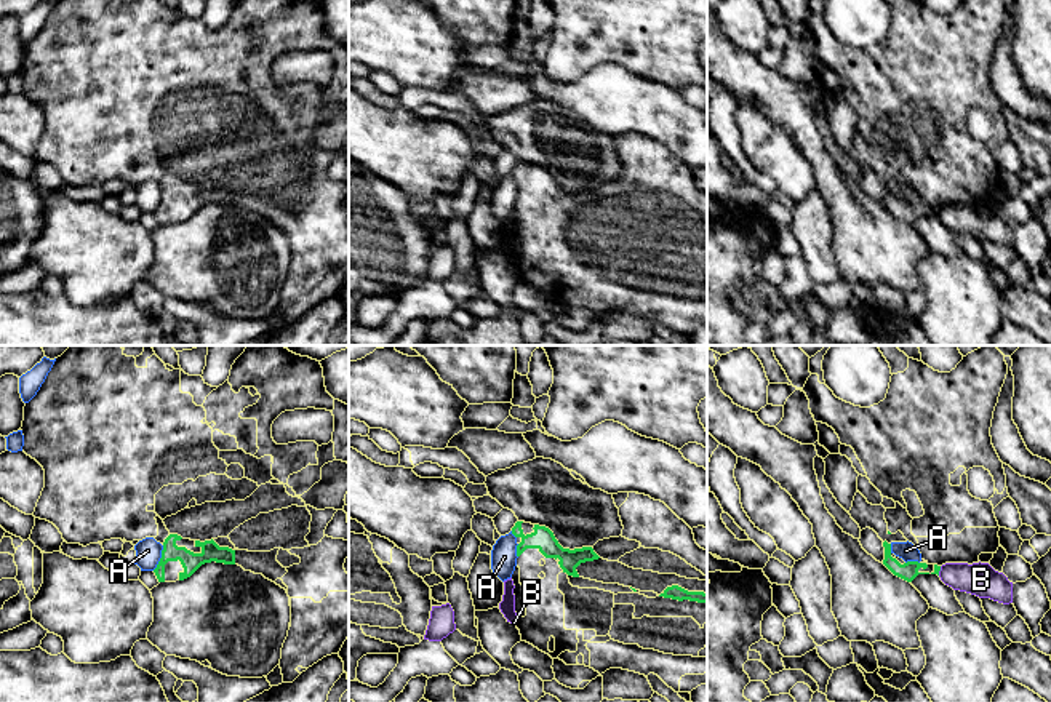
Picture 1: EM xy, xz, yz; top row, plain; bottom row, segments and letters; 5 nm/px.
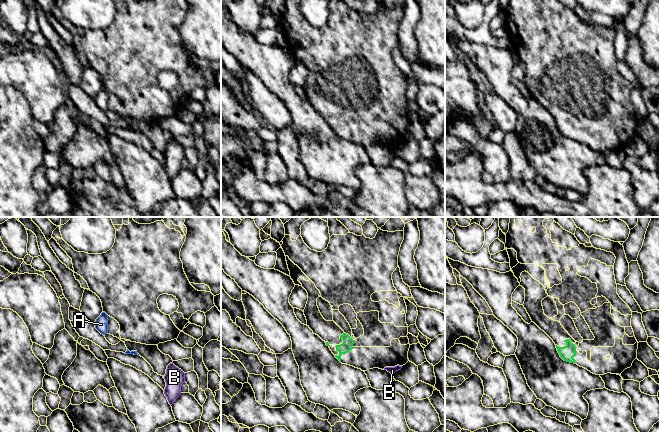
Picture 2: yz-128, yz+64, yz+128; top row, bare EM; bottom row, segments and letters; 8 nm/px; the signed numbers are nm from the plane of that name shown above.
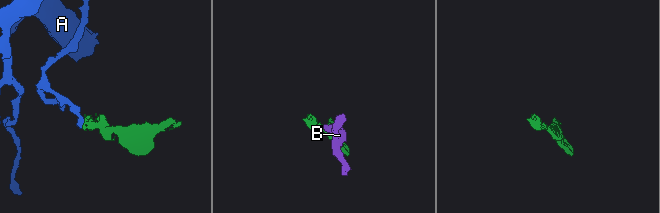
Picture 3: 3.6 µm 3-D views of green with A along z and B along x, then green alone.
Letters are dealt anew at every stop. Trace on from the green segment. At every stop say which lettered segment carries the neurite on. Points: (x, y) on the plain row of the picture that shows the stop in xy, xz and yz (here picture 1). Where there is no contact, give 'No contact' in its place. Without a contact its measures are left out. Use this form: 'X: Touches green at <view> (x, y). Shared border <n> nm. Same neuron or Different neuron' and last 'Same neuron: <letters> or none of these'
A: Touches green at xy (160, 200). Shared border 140 nm. Different neuron
B: Touches green at yz (939, 211). Shared border 50 nm. Different neuron
Same neuron: none of these

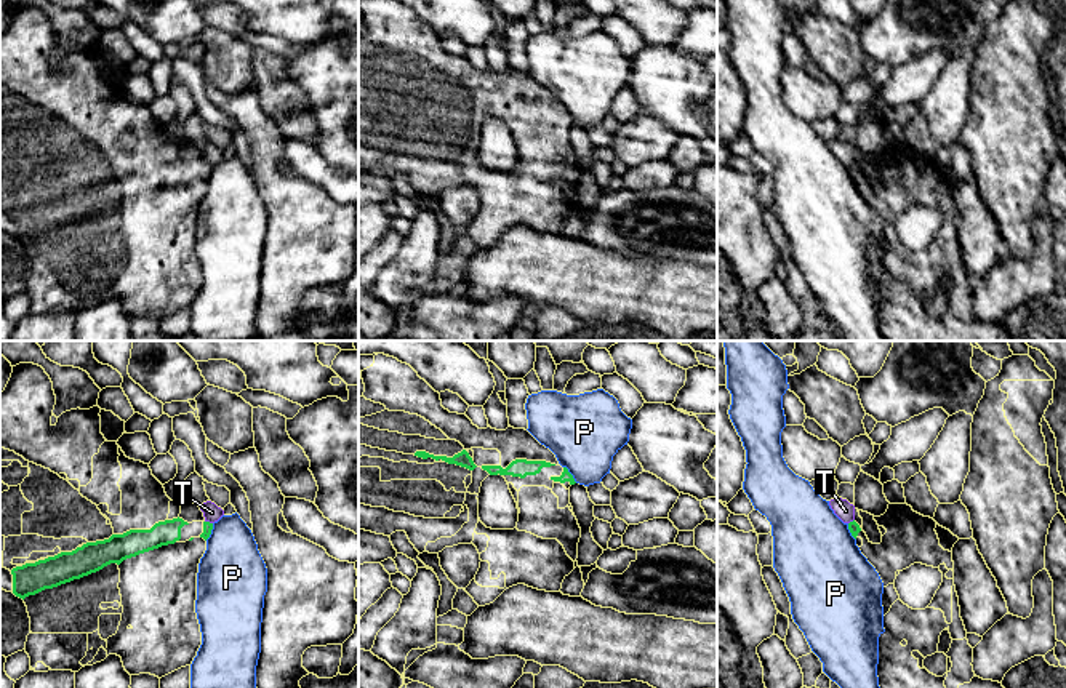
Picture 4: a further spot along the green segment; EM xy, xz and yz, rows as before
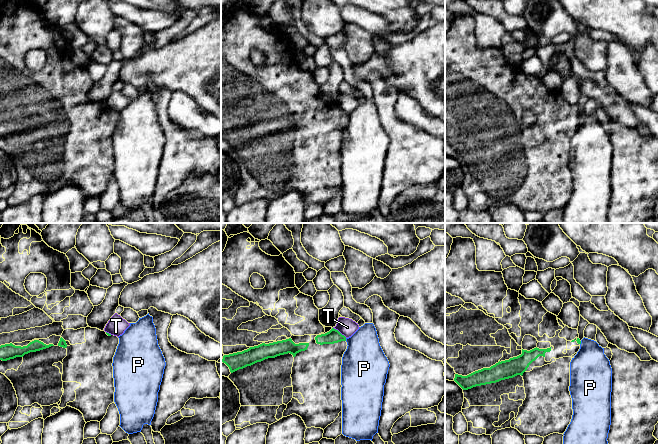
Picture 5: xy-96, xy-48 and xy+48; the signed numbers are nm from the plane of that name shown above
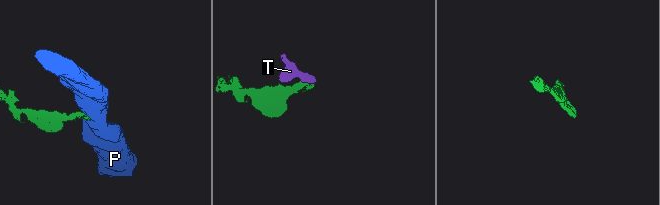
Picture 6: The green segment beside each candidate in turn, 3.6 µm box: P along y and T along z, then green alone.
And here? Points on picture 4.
P: Touches green at xz (570, 116). Shared border 110 nm. Different neuron
T: Touches green at xy (208, 164). Shared border 40 nm. Different neuron
Same neuron: none of these

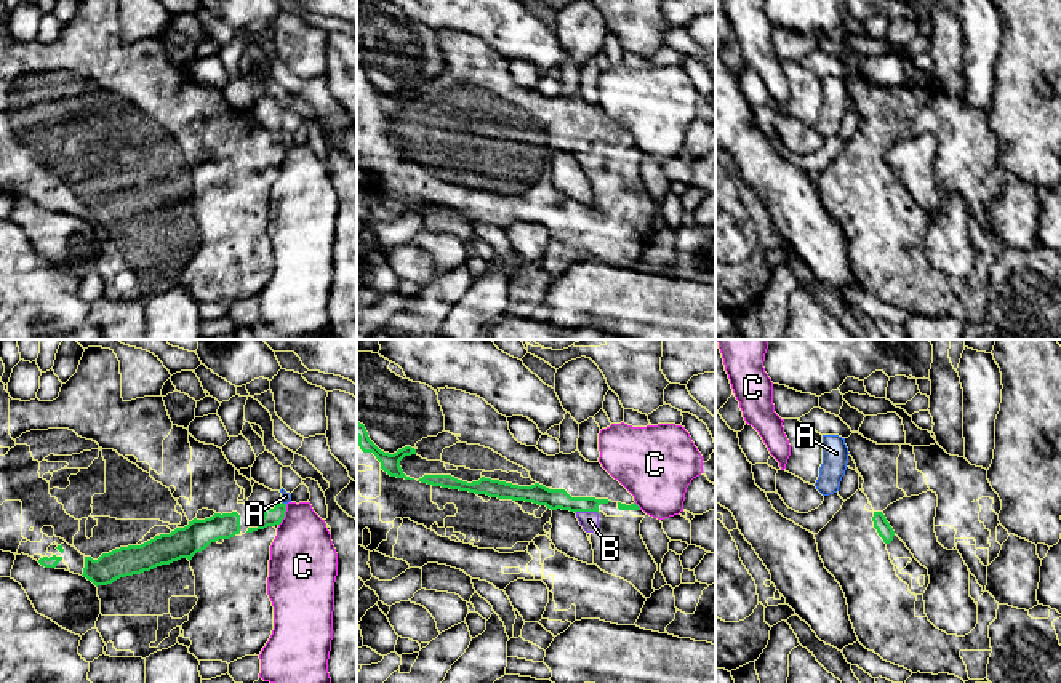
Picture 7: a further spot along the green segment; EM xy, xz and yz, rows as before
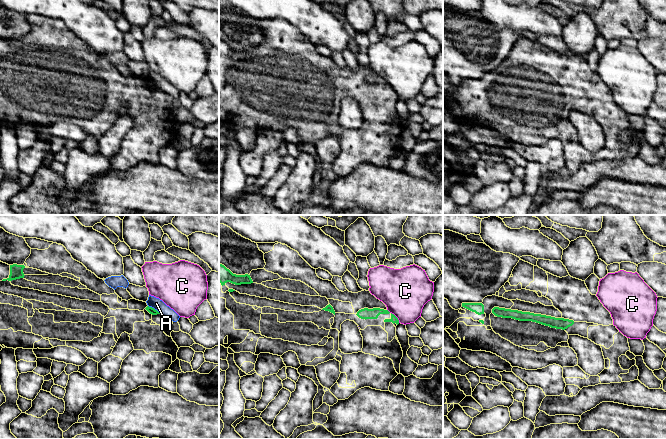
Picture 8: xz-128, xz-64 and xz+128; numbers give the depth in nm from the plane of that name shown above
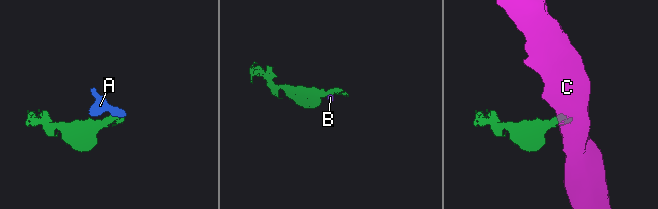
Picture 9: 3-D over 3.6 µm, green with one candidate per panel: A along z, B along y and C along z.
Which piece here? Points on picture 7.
A: Touches green at xy (282, 144). Shared border 30 nm. Different neuron
B: Touches green at xz (586, 152). Shared border 120 nm. Same neuron
C: Touches green at xy (284, 157). Shared border 120 nm. Different neuron
Same neuron: B

